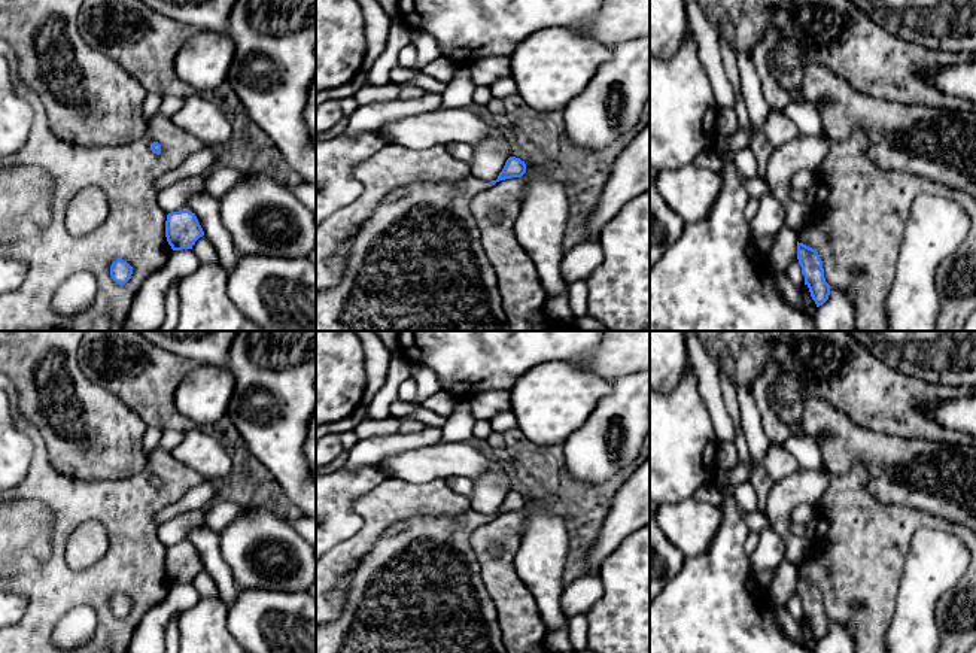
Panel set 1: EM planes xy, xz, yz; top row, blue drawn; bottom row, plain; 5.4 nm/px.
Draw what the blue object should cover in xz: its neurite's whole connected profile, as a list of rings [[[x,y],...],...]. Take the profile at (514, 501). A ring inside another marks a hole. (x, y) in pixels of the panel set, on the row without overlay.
[[[510,490],[496,514],[469,508],[457,517],[414,517],[389,526],[347,574],[346,599],[335,617],[316,626],[316,653],[507,653],[496,605],[481,578],[471,534],[496,516],[522,511],[526,498]]]

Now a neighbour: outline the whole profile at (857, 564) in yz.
[[[858,467],[843,476],[830,473],[817,514],[828,522],[828,531],[812,544],[809,556],[796,565],[797,575],[818,586],[830,620],[851,628],[855,653],[885,653],[884,637],[896,611],[904,561],[915,532],[937,528],[960,537],[972,559],[966,575],[937,602],[937,653],[969,653],[976,644],[976,534],[970,528],[907,505],[881,502],[872,492],[869,476]]]

